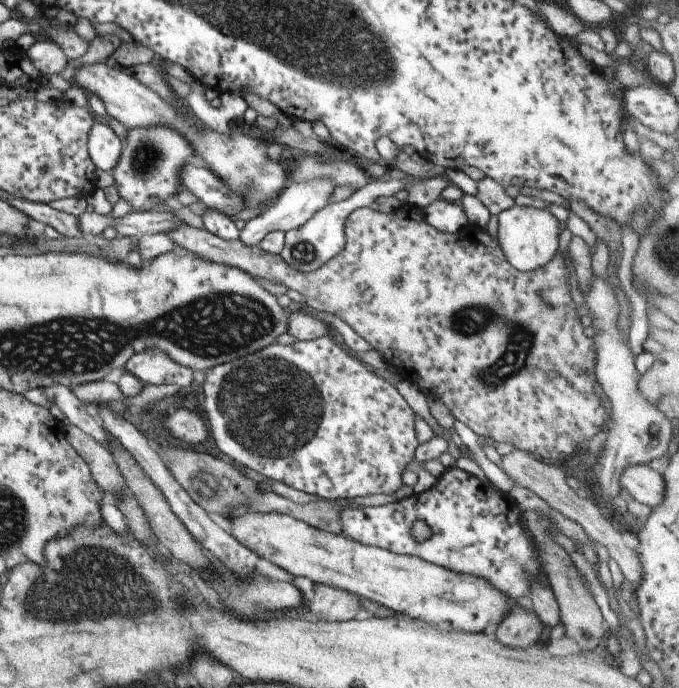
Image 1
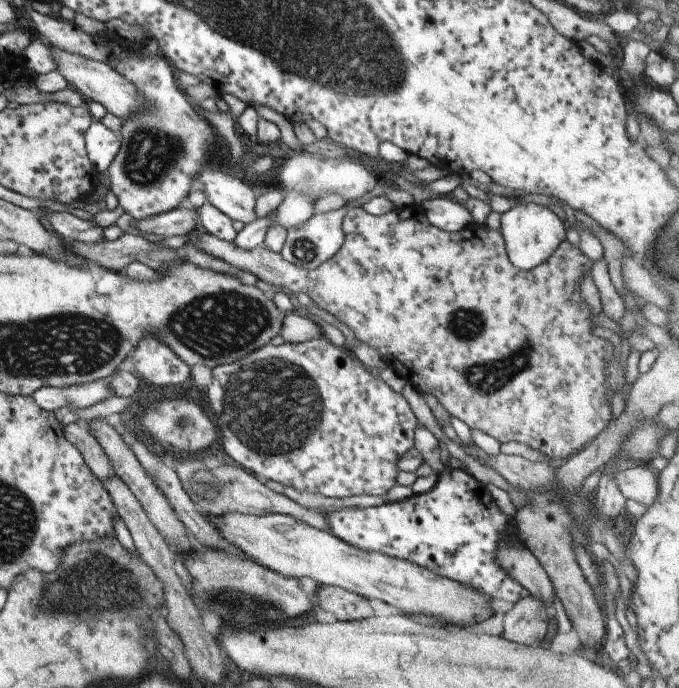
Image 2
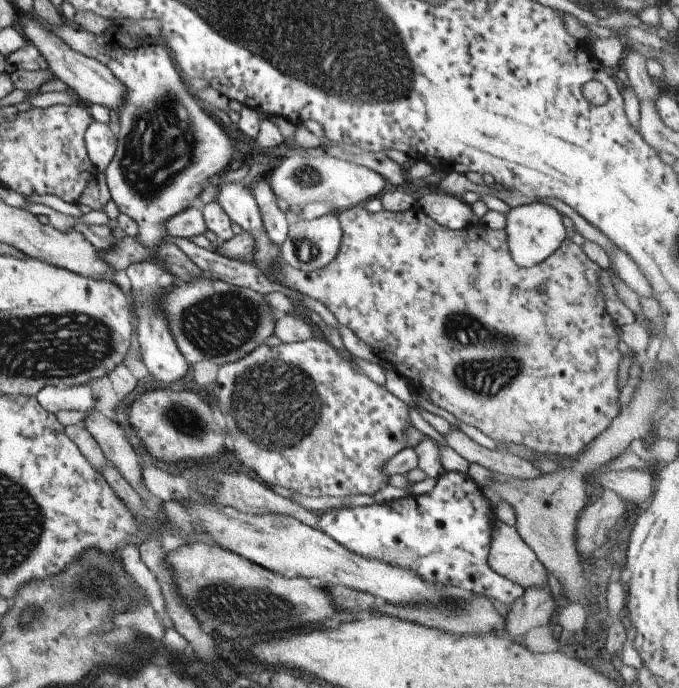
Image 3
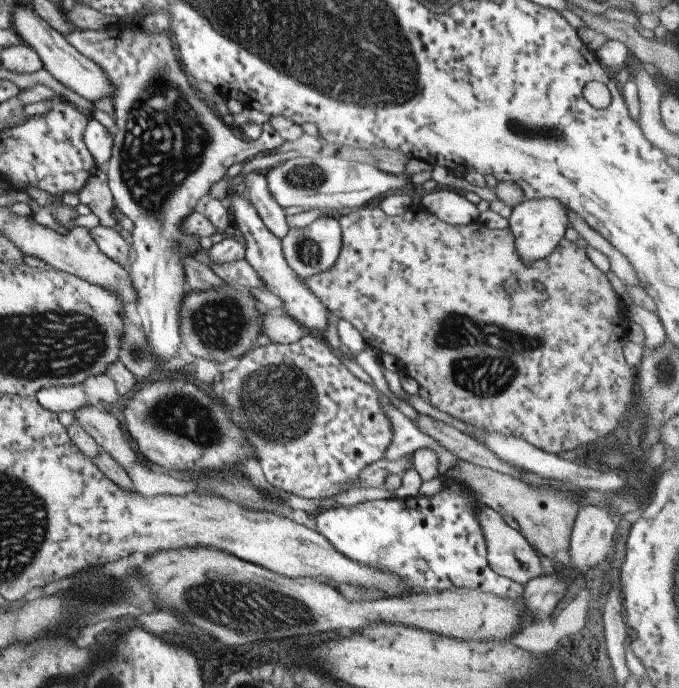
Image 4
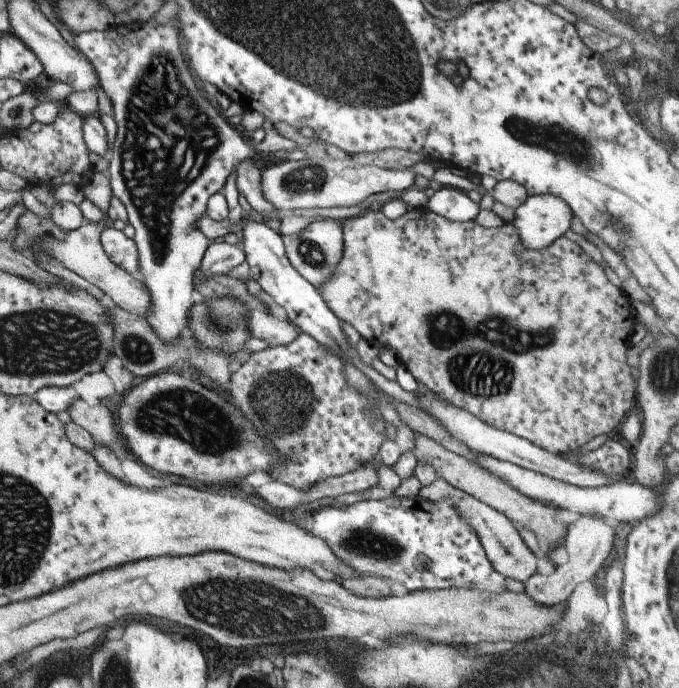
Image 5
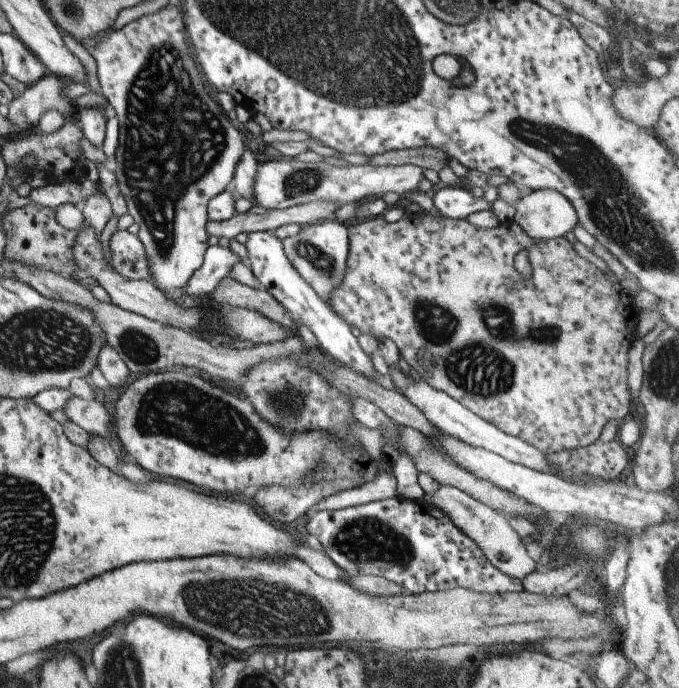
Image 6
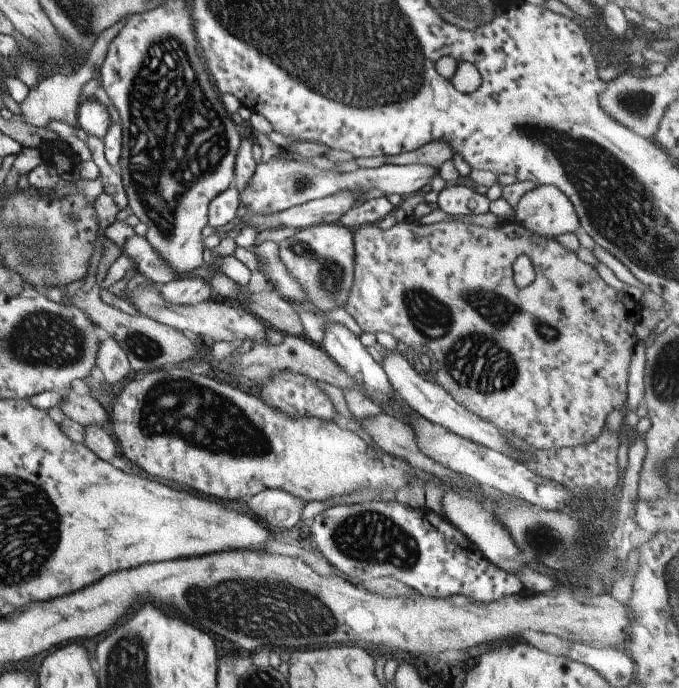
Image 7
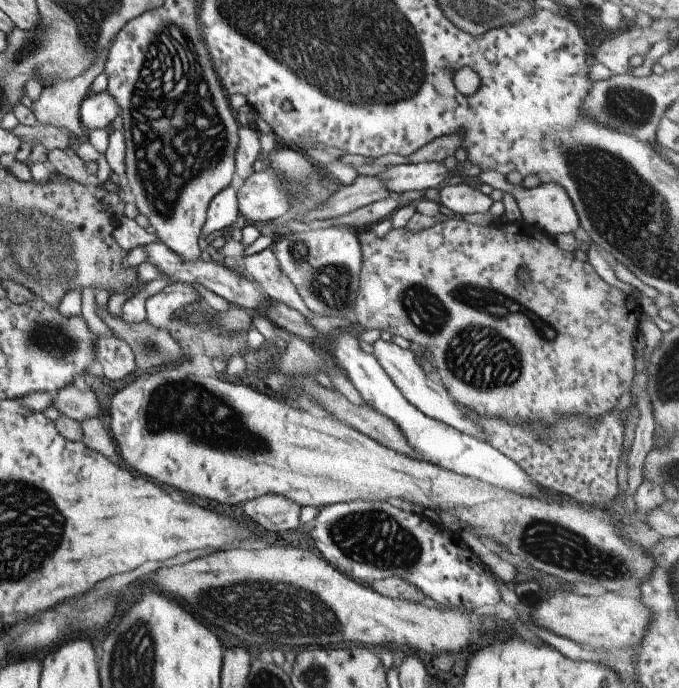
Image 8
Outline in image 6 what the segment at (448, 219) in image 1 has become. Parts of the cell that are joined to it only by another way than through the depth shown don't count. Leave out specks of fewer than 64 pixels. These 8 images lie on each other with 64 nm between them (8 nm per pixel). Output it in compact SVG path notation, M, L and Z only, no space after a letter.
M454 185L440 189L433 201L434 210L449 219L465 219L474 212L491 208L484 198L474 197L469 190Z

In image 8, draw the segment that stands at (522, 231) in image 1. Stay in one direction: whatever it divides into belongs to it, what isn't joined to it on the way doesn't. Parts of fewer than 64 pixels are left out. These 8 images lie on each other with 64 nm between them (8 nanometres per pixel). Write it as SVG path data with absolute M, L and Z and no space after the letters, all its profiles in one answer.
M487 170L479 175L482 183L491 185L496 190L508 192L515 198L520 212L522 214L522 222L530 225L540 234L546 233L550 237L555 237L557 234L575 233L579 223L574 203L570 200L568 192L556 184L556 182L541 183L534 188L524 188L522 184L511 184L506 175L496 172L496 170Z

